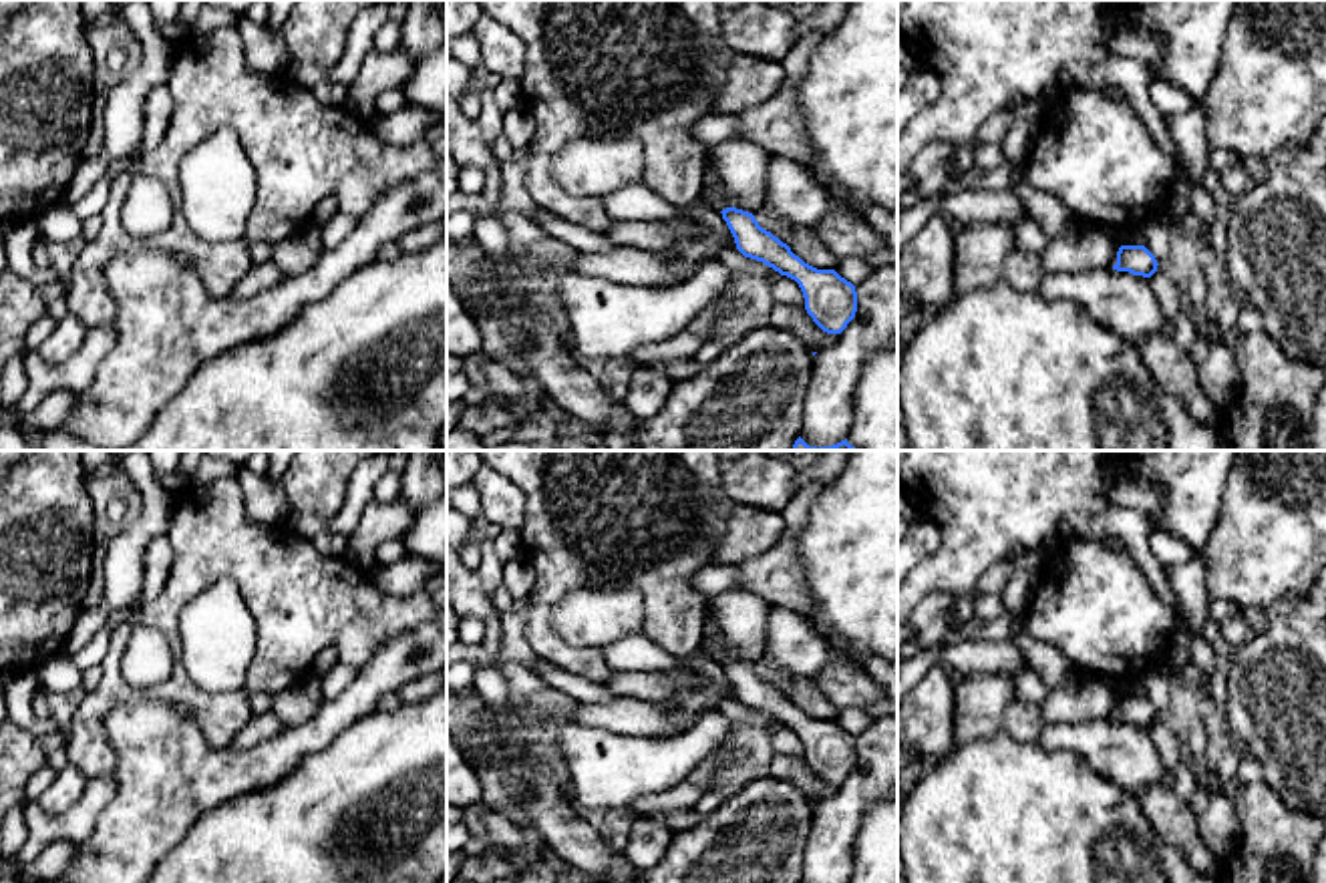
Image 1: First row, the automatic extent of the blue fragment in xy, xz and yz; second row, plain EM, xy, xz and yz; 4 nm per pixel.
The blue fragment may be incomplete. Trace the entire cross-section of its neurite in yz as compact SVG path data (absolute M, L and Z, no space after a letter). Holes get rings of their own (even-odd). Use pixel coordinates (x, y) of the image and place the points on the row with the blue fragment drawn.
M1121 245L1113 270L1151 278L1157 266L1155 255L1145 245Z

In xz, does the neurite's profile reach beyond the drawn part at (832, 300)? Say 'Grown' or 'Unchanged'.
Grown

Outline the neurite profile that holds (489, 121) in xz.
M491 91L483 95L481 115L477 119L481 135L489 149L493 149L497 137L503 133L503 113L499 111L497 103L493 101Z

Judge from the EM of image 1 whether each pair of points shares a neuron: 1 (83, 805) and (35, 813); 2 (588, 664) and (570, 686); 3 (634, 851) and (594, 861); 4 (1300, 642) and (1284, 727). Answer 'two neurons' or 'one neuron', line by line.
1: one neuron
2: two neurons
3: two neurons
4: one neuron

